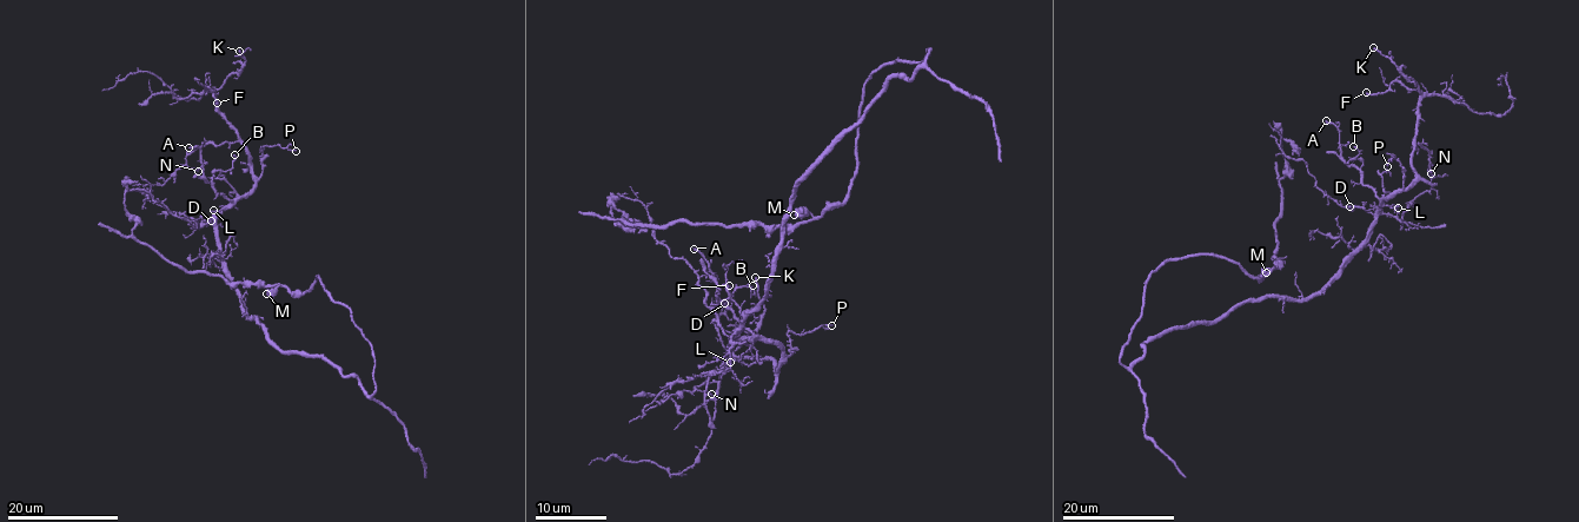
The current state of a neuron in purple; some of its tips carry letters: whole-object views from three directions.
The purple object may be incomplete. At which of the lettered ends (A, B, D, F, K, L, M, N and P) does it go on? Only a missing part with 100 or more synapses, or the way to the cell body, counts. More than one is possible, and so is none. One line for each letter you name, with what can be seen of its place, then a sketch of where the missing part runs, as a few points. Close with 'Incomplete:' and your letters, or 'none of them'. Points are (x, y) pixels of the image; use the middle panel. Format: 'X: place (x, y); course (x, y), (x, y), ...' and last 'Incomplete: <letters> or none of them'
Incomplete: none of them

